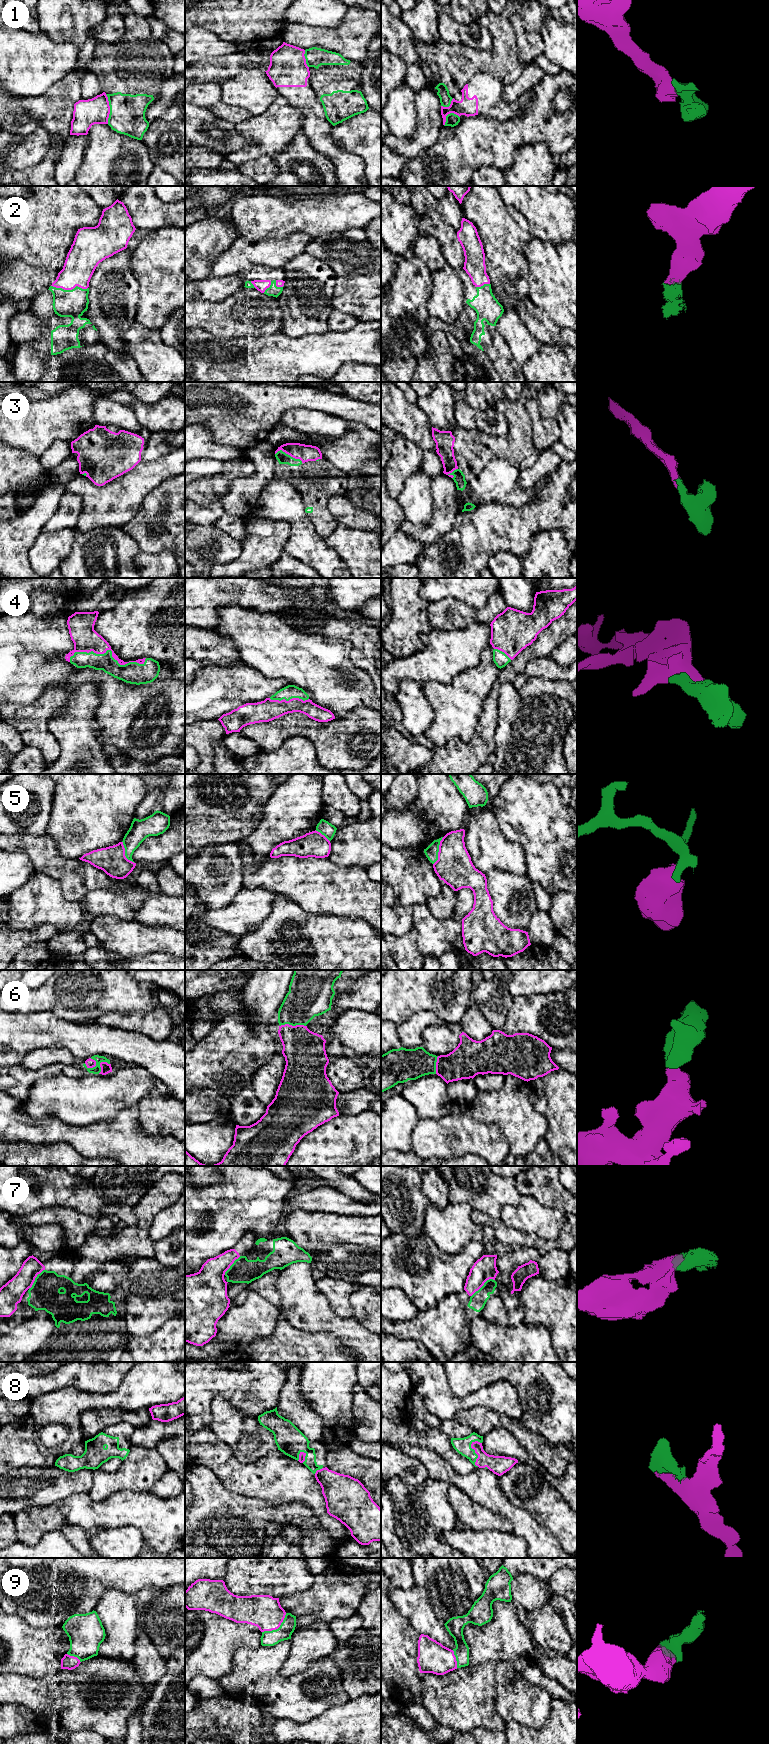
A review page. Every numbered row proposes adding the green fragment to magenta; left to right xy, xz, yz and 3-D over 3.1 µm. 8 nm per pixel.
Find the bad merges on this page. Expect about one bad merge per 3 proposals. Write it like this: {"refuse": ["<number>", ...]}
{"refuse": ["1", "5", "7"]}

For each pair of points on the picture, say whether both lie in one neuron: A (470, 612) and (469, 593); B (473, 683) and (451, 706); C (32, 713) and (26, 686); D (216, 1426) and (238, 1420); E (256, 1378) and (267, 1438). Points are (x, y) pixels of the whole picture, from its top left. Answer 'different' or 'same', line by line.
A: different
B: same
C: different
D: same
E: different

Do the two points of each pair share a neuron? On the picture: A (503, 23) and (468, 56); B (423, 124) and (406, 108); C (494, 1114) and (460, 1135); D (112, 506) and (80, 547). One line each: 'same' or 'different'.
A: same
B: different
C: different
D: different

